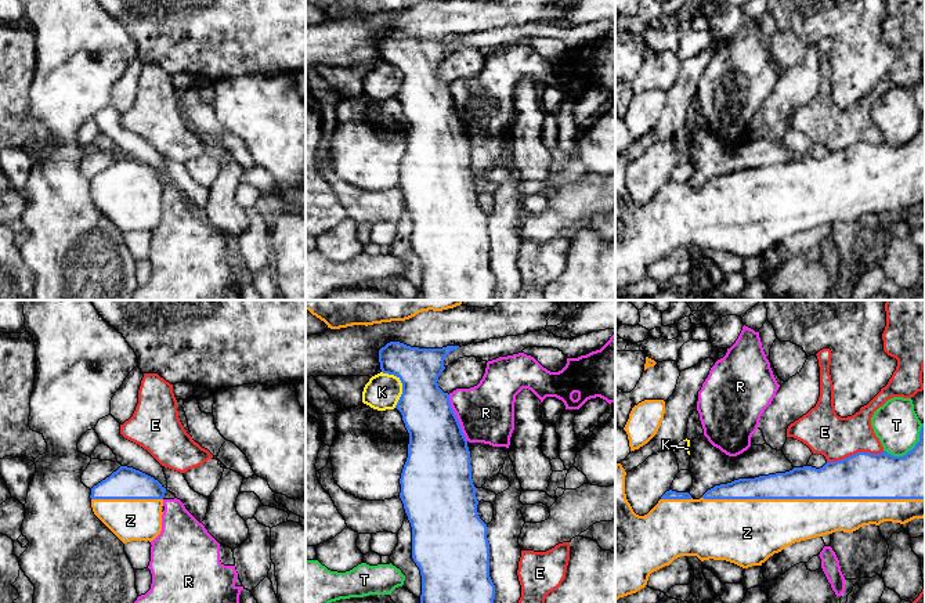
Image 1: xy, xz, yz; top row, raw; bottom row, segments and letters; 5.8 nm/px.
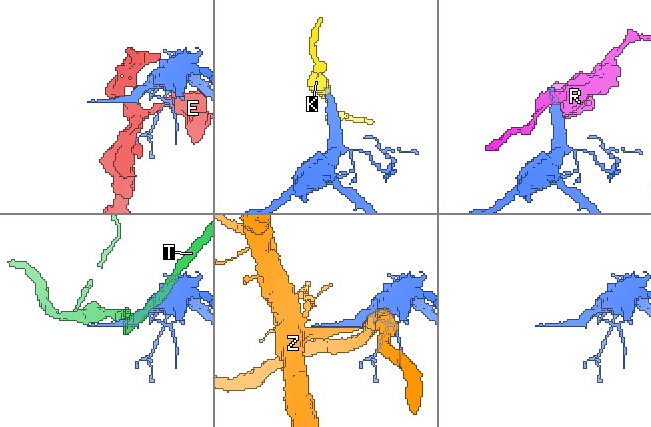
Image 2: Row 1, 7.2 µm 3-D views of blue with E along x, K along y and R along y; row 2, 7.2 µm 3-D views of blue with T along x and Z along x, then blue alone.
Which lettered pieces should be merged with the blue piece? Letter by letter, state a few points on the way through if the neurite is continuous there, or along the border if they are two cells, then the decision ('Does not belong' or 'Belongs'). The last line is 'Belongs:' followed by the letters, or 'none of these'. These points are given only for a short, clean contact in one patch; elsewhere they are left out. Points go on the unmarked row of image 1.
E: Does not belong
K: Boundary: xz (382, 61), (394, 65), (401, 73), (401, 86), (394, 97). Does not belong
R: Boundary: xz (448, 85), (451, 98), (468, 130). Does not belong
T: Does not belong
Z: Belongs
Belongs: Z

